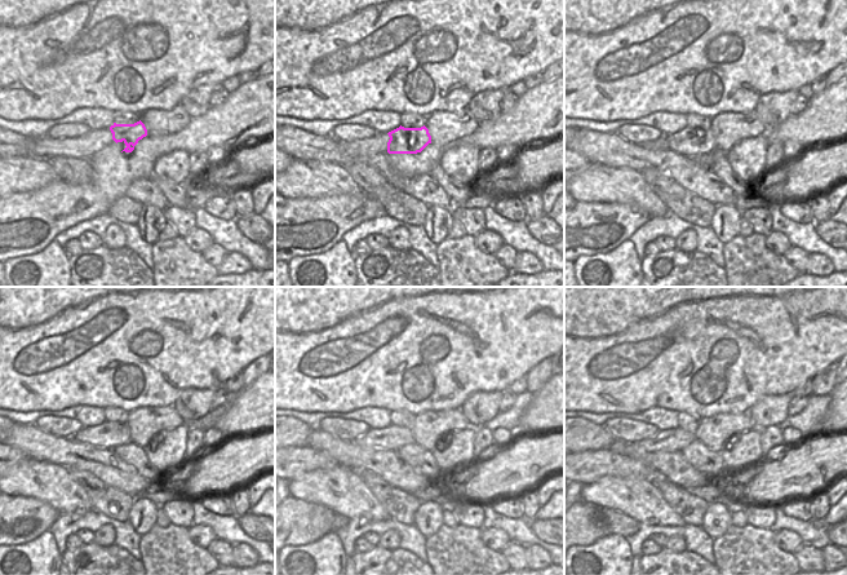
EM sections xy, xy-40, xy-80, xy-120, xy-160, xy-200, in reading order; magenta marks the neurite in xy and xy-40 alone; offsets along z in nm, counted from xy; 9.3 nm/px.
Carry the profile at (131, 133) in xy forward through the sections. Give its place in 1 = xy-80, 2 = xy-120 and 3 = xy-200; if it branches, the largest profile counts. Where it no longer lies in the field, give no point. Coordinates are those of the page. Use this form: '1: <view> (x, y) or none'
1: xy-80 (693, 142)
2: xy-120 (107, 434)
3: xy-200 (673, 439)

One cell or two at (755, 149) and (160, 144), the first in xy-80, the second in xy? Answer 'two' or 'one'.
two

